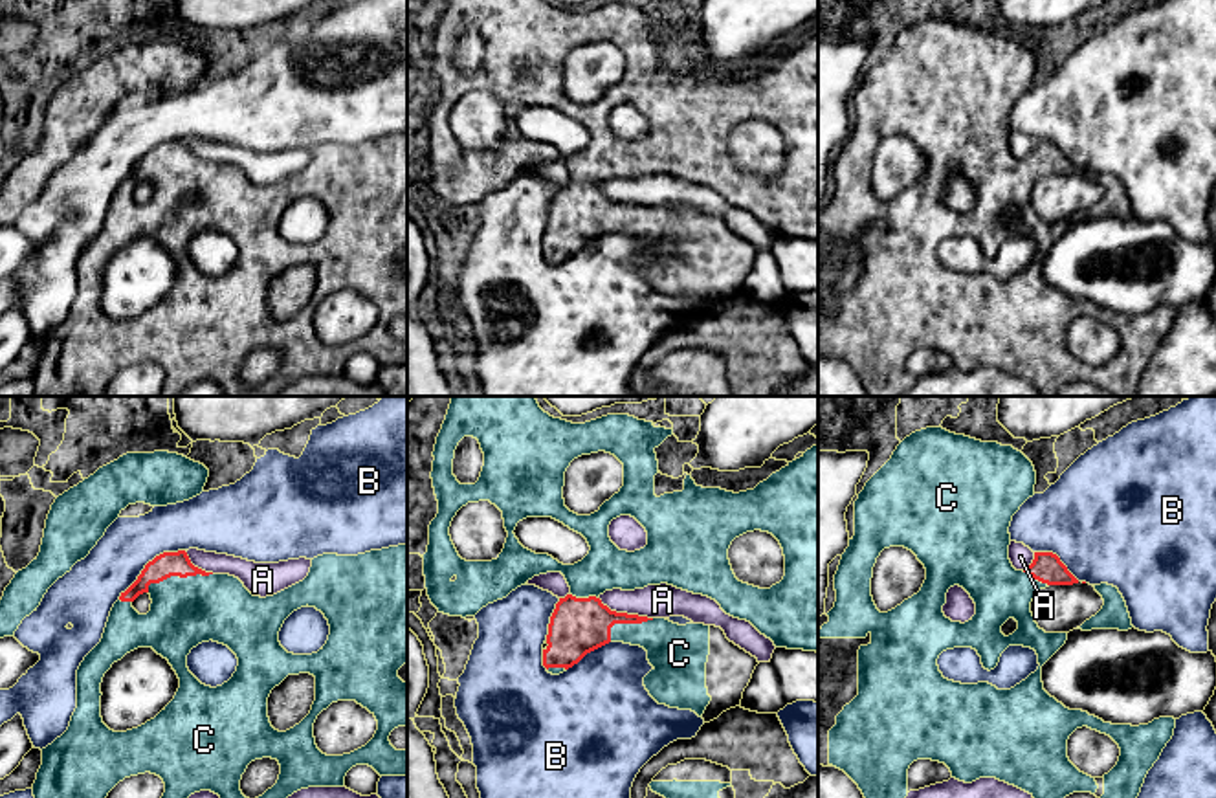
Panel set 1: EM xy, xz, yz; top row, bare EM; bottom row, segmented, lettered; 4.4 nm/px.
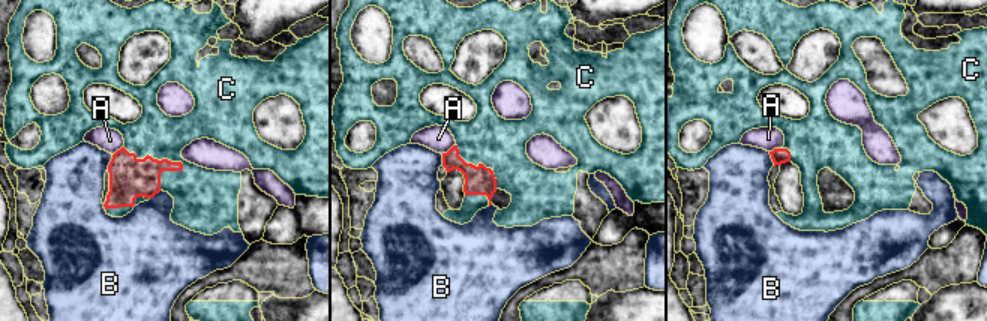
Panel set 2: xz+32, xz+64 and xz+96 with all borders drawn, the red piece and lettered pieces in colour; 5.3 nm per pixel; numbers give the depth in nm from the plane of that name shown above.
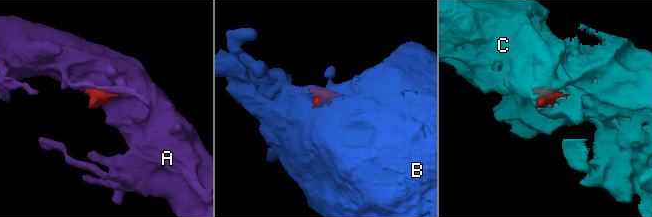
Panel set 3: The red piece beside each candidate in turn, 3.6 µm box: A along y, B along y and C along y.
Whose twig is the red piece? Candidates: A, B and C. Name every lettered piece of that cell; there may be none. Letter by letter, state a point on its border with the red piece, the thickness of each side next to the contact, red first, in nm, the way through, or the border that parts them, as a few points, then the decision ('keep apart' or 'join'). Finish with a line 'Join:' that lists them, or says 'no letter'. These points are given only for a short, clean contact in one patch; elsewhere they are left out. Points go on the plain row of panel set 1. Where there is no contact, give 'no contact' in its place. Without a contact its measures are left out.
A: meets red in xz at (624, 202); 260 nm thick on the red side, 150 nm on the other; keep apart
B: meets red in xy at (147, 153); 110 nm thick on the red side, 240 nm on the other; keep apart
C: meets red in xy at (176, 164); 110 nm thick on the red side, 300 nm on the other; join
Join: C

